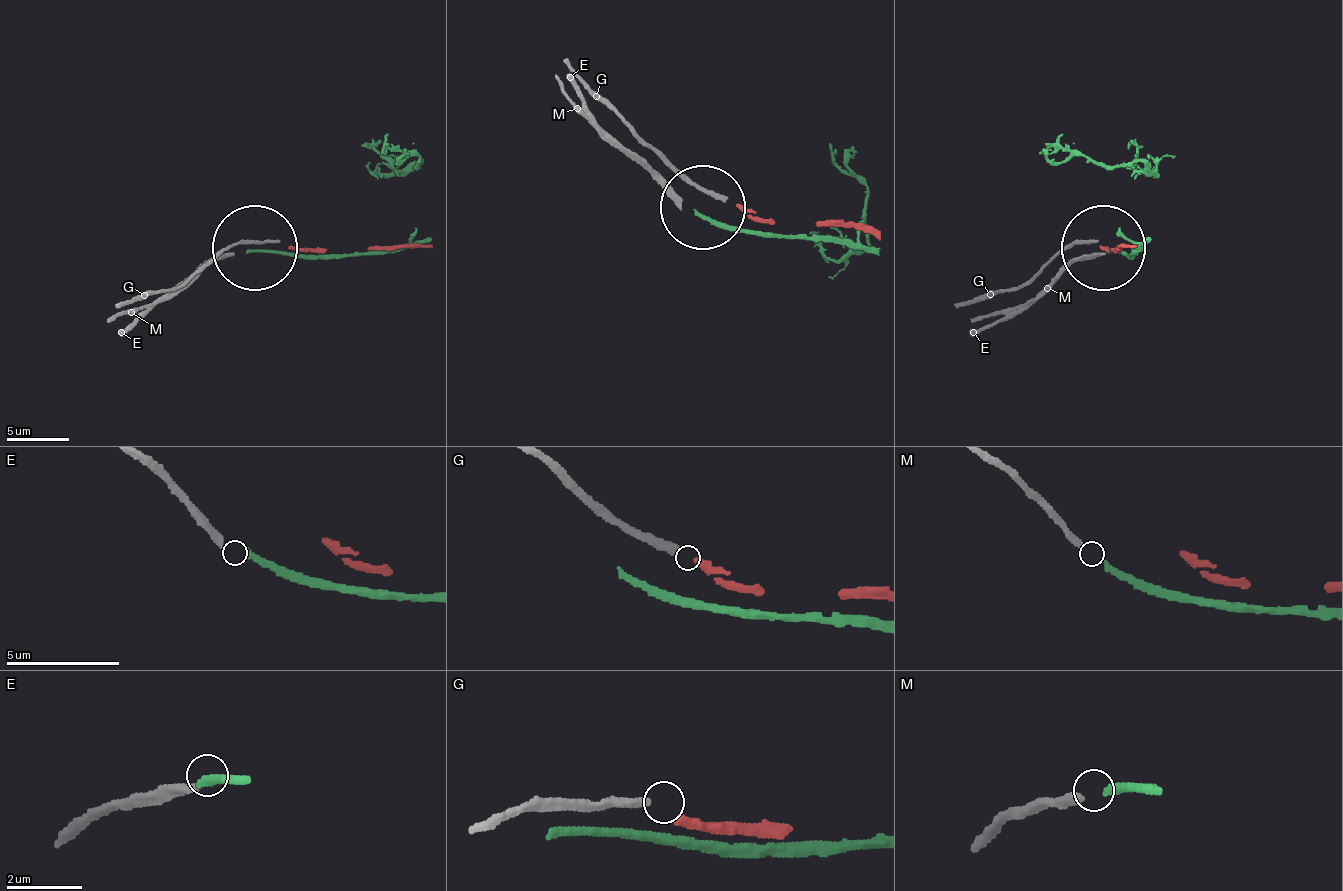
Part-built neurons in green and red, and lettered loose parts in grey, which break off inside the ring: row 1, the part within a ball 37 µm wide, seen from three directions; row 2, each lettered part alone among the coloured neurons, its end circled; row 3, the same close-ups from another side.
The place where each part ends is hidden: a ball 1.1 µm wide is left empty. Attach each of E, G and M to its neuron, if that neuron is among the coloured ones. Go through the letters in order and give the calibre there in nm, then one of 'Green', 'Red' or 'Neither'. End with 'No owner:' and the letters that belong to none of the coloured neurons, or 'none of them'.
E: Thickness 260 nm. Neither
G: Thickness 300 nm. Neither
M: Thickness 260 nm. Green
No owner: E, G

